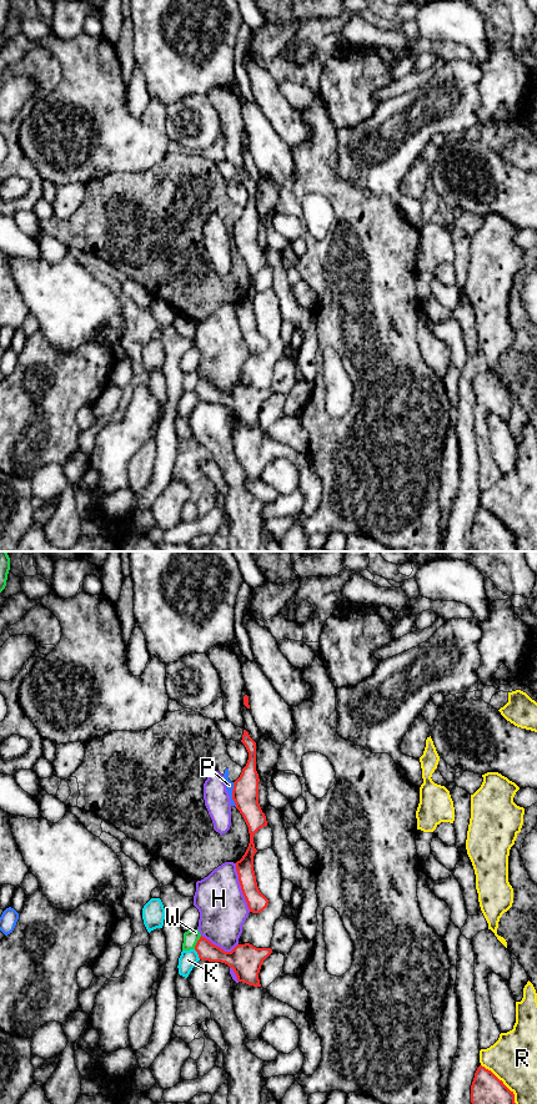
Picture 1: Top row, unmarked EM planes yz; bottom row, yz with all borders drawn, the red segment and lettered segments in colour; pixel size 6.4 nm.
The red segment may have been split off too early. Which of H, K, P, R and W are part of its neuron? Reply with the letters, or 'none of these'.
none of these

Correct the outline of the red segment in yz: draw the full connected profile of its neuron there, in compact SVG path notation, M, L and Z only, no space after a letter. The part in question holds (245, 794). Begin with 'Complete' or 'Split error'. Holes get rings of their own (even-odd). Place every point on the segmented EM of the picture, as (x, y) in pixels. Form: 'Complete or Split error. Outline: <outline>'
Complete. Outline: M244 730L241 742L249 752L249 760L240 777L234 782L232 800L249 827L250 843L242 858L236 862L236 871L250 912L260 913L267 907L268 899L260 892L256 882L254 856L257 850L254 836L260 828L267 826L267 821L259 803L260 778L256 771L256 742L246 730Z

